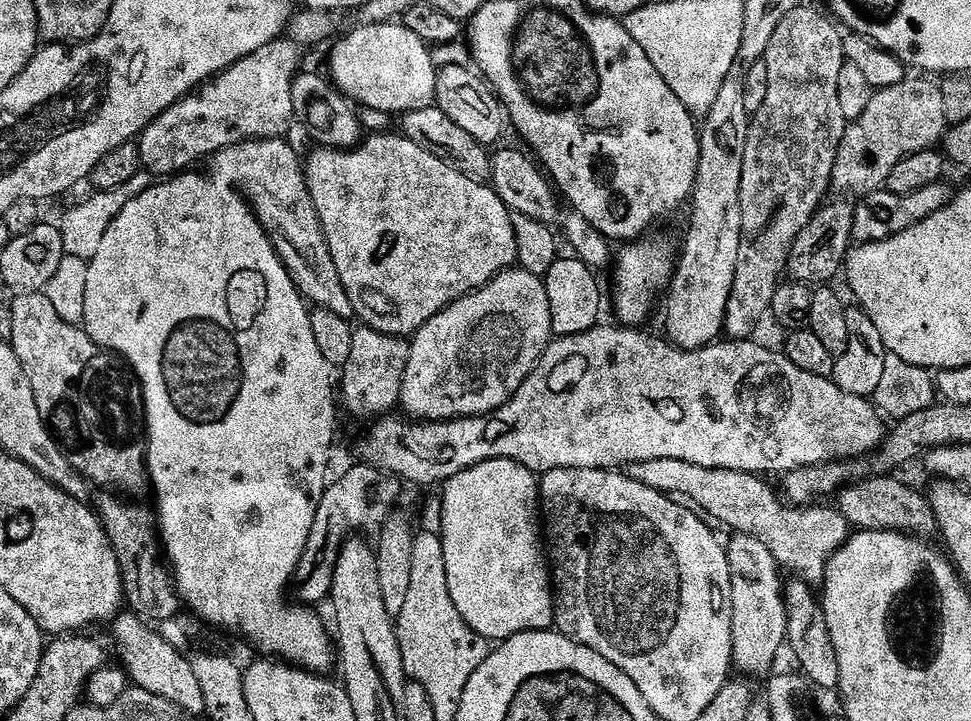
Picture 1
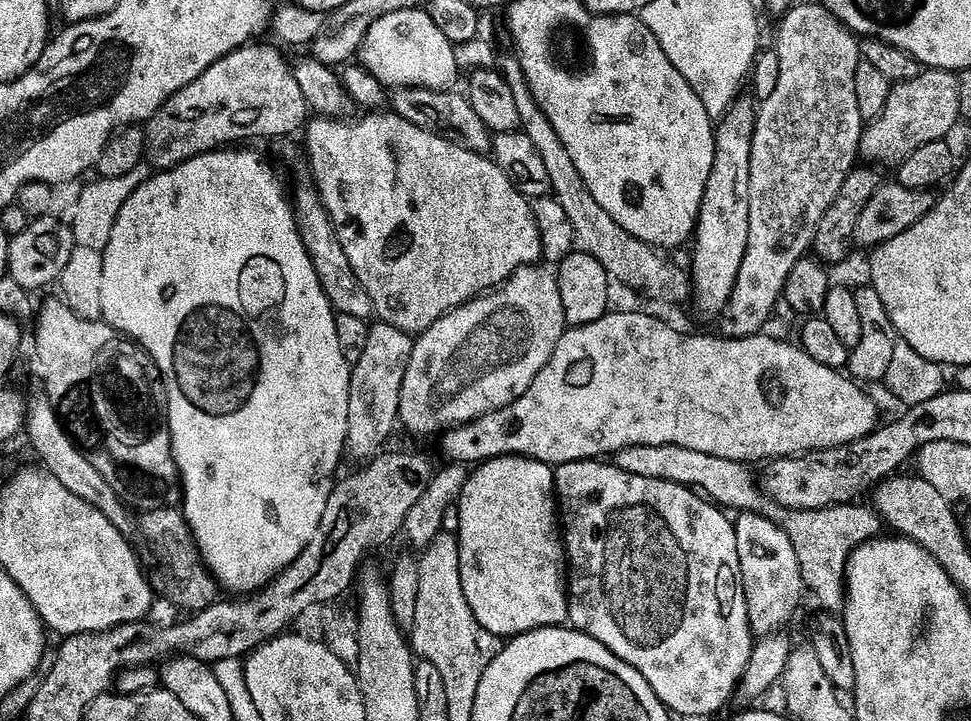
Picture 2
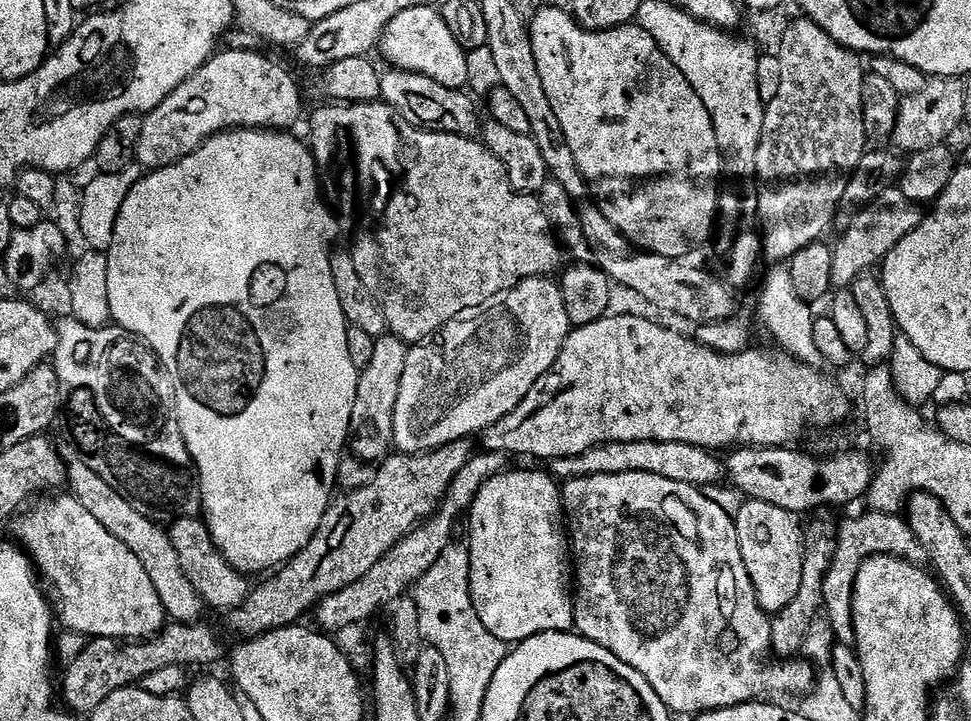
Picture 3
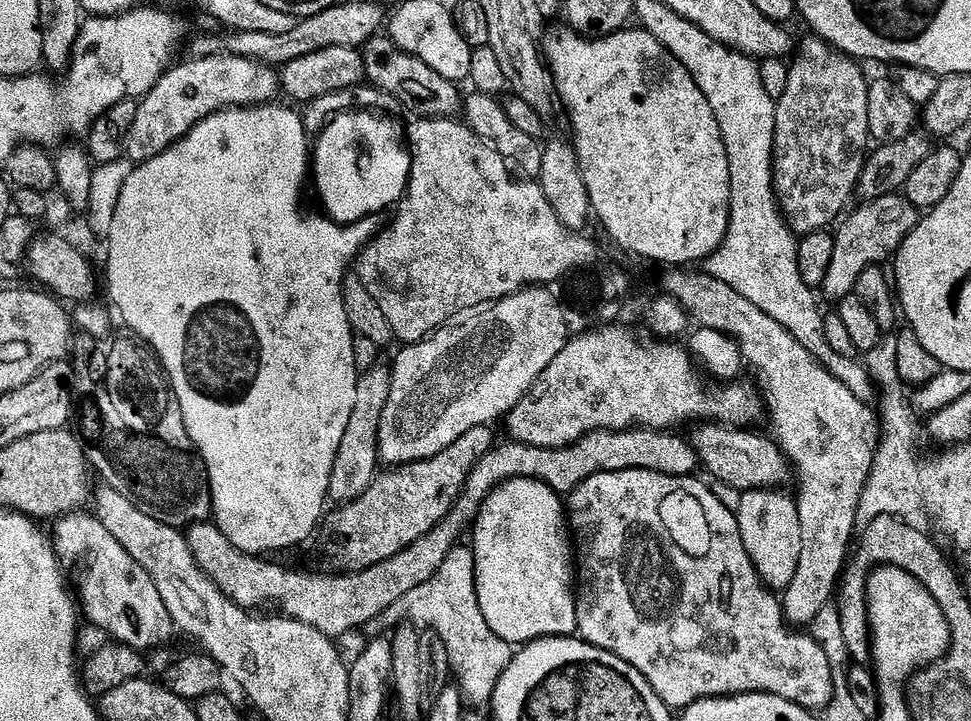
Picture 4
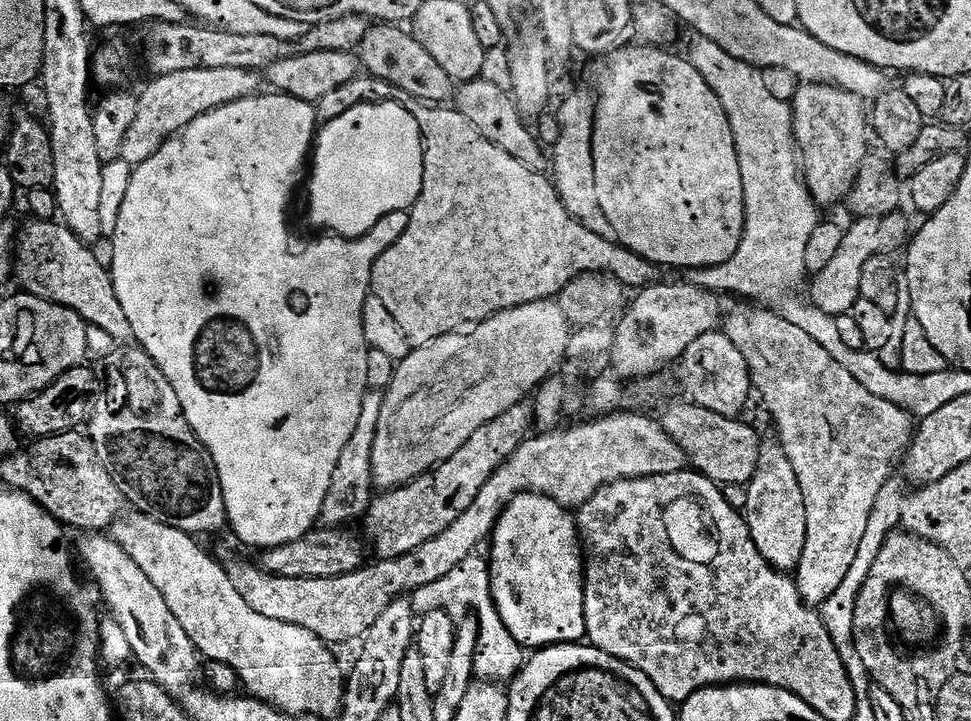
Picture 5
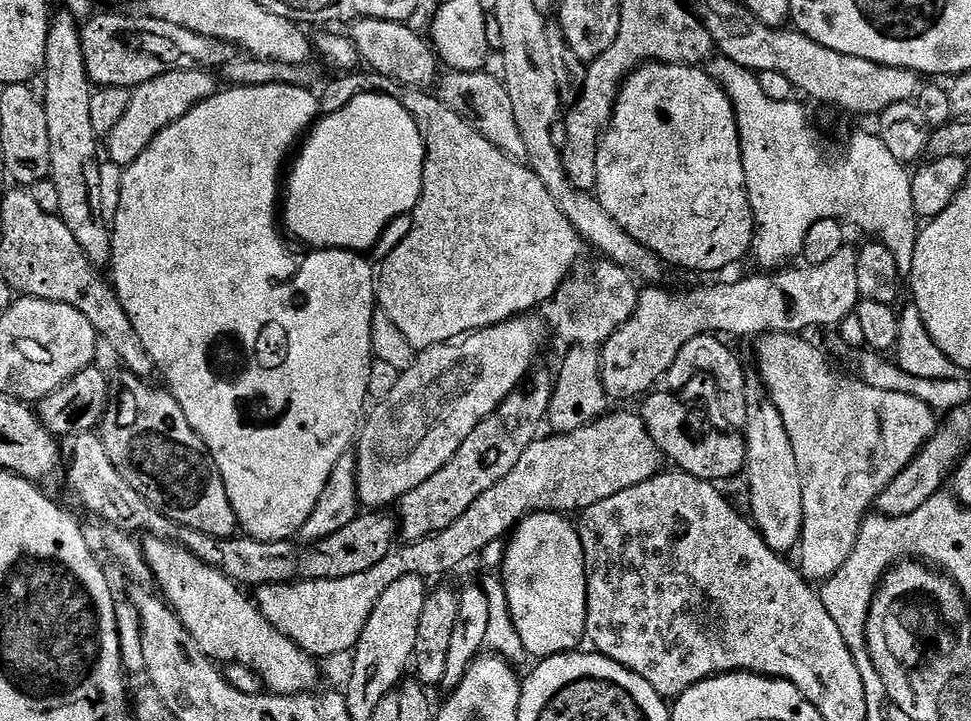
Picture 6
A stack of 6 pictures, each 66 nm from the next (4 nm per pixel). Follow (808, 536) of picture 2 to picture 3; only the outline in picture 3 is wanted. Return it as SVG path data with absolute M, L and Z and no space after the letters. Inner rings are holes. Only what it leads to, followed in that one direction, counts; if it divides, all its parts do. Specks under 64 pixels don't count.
M865 511L865 516L856 516L848 520L840 528L840 533L834 536L836 555L830 570L824 579L824 603L826 616L831 621L837 637L853 635L852 627L852 591L856 585L856 575L862 565L871 561L873 556L898 556L923 565L929 559L928 552L922 542L914 534L903 515L890 512Z

